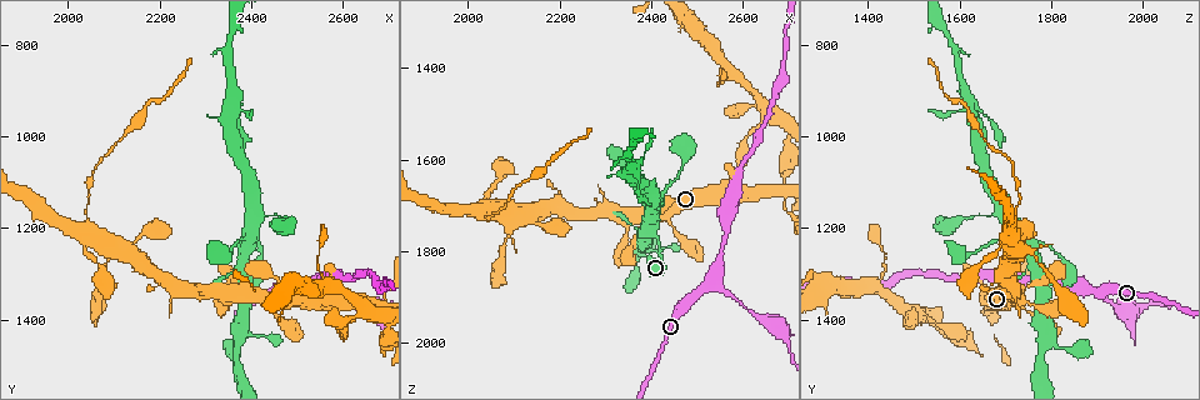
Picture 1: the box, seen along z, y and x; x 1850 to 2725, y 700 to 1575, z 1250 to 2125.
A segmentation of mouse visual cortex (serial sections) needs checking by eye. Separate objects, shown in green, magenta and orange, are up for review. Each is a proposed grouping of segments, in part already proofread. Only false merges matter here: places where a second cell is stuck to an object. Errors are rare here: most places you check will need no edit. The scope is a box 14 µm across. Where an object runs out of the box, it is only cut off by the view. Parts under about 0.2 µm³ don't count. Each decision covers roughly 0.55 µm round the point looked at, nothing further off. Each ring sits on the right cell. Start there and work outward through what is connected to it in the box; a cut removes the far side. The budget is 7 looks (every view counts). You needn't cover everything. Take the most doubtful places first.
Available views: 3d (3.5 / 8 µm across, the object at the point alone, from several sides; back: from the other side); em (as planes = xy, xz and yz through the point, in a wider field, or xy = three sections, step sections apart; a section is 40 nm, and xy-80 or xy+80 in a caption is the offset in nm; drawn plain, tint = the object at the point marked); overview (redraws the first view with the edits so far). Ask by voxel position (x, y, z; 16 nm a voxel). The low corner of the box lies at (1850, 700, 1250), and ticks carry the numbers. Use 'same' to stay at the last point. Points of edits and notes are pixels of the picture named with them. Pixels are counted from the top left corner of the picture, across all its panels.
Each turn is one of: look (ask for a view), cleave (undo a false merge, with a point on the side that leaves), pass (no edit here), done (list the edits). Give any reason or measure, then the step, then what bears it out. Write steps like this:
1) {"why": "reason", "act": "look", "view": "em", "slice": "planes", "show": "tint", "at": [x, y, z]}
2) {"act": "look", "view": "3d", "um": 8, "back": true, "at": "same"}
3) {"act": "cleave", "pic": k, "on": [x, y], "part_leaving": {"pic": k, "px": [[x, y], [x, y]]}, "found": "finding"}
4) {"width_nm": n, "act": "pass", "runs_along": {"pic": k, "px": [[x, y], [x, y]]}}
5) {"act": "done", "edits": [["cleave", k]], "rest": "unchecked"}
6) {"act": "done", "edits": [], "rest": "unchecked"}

{"why": "sharp bend", "act": "look", "view": "3d", "um": 8, "back": true, "at": [2410, 1235, 1760]}

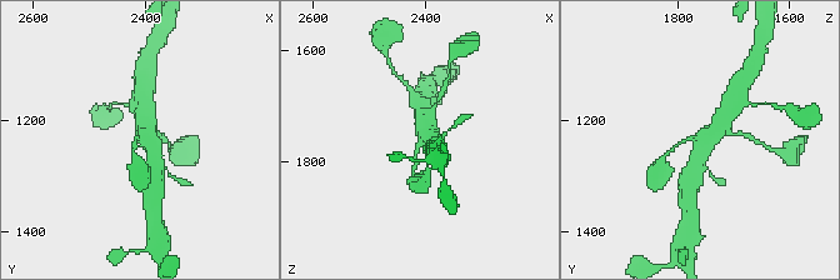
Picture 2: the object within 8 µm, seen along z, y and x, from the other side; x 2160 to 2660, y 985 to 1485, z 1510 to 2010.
{"act": "look", "view": "3d", "um": 3.5, "at": [2410, 1235, 1770]}

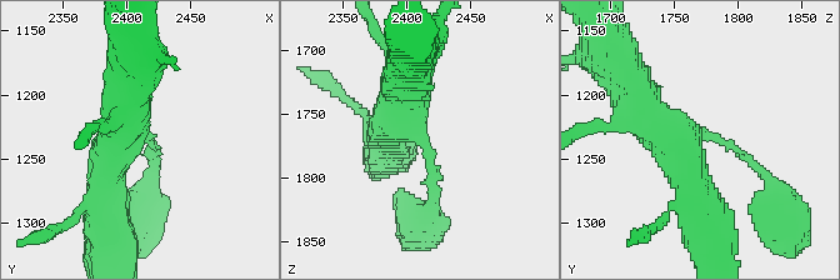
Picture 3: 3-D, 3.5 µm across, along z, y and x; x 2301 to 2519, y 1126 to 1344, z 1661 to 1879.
{"arms": 4, "arm_widths_nm": [150, 200, 450, 500], "why": "need the tissue", "act": "look", "view": "em", "slice": "planes", "show": "tint", "at": [2408, 1230, 1764]}

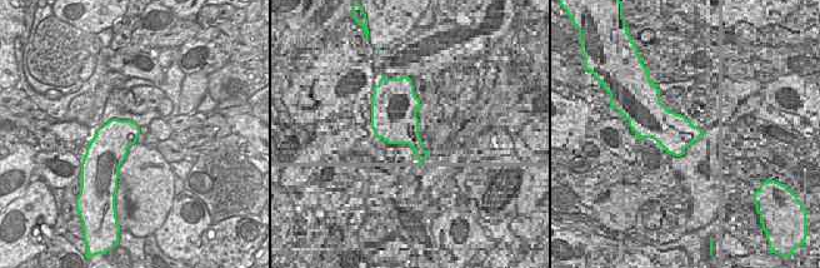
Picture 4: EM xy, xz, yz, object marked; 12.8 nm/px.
{"act": "pass", "runs_along": {"pic": 3, "px": [[743, 155], [718, 136], [656, 125], [628, 71]]}, "found": "all the same cell"}

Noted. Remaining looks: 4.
{"why": "calibre changes", "act": "look", "view": "3d", "um": 3.5, "back": true, "at": [2355, 1265, 1615]}

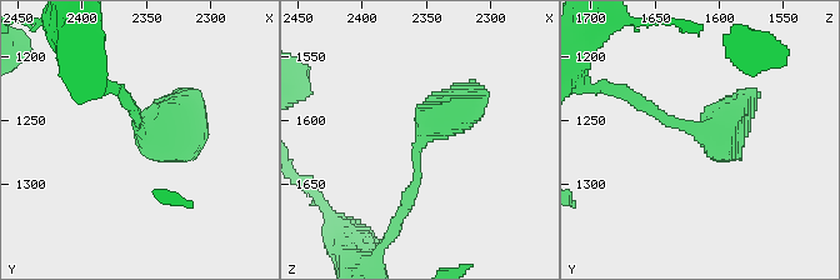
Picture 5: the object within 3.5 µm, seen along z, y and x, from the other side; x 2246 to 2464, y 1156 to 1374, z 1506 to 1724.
{"act": "look", "view": "em", "slice": "planes", "show": "tint", "at": [2352, 1260, 1614]}

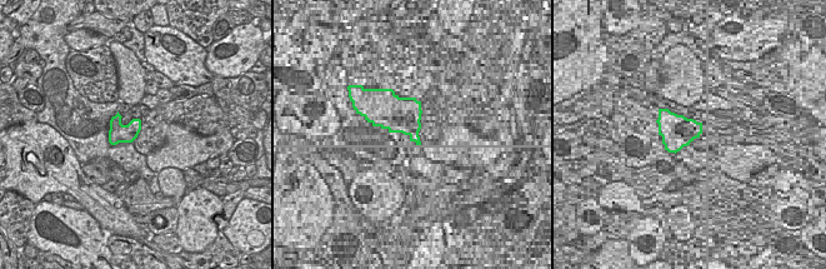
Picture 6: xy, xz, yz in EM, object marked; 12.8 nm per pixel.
{"act": "pass", "runs_along": {"pic": 5, "px": [[404, 209], [415, 183], [415, 148], [473, 93]]}, "found": "all the same cell"}

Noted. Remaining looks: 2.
{"act": "done", "edits": [], "rest": "unchecked"}

